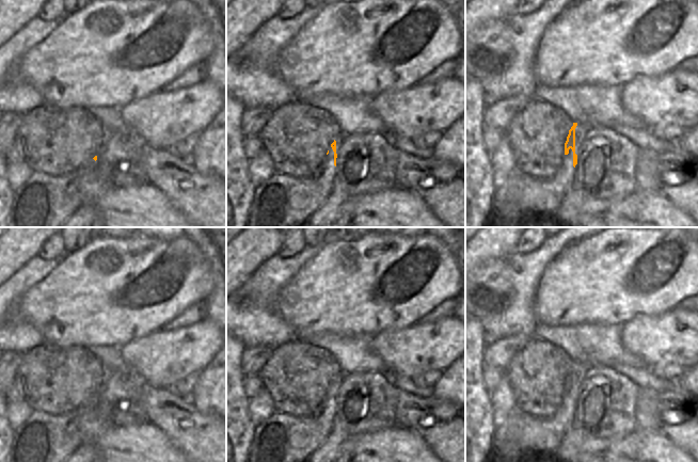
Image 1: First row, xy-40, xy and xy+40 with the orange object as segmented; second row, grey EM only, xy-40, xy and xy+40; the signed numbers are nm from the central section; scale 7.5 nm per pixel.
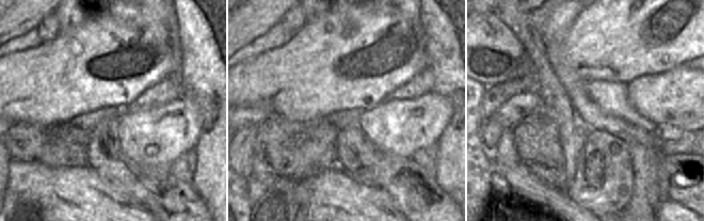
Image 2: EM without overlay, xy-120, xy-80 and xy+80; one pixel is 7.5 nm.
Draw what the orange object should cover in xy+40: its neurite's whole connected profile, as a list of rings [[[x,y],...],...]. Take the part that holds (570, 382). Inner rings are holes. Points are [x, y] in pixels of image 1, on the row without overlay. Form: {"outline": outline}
{"outline": [[[573,362],[573,365],[569,369],[569,373],[567,376],[567,380],[565,382],[565,394],[569,393],[569,388],[571,387],[573,391],[573,405],[577,403],[577,394],[575,393],[575,367],[577,362]]]}

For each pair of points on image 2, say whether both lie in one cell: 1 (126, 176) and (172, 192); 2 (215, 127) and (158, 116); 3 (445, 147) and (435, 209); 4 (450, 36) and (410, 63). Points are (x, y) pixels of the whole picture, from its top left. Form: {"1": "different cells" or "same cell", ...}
{"1": "same cell", "2": "different cells", "3": "different cells", "4": "different cells"}

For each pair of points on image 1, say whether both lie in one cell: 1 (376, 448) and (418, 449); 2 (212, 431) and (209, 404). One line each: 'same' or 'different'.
1: same
2: different

